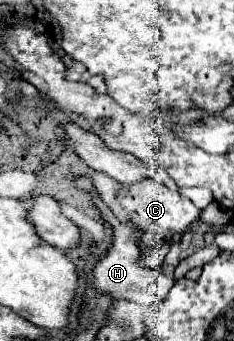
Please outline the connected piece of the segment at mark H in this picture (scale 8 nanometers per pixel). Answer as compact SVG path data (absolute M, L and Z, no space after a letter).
M81 175L81 177L75 179L75 189L77 191L87 191L91 195L93 205L97 207L99 215L113 229L113 241L107 247L105 255L95 263L95 269L93 269L95 289L101 295L115 297L115 299L129 299L129 301L135 301L135 303L141 303L141 305L155 305L157 301L163 301L175 281L167 279L163 273L147 269L145 265L139 263L141 261L141 247L139 247L139 243L133 241L133 225L127 225L127 223L123 223L123 221L117 219L117 215L109 209L109 205L105 201L101 201L99 193L93 187L87 187L87 177L85 175Z

